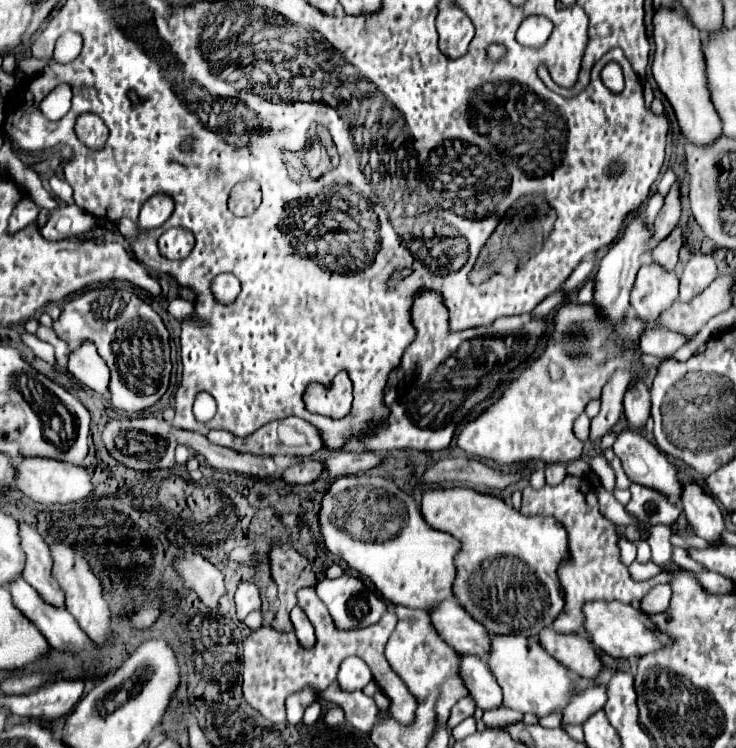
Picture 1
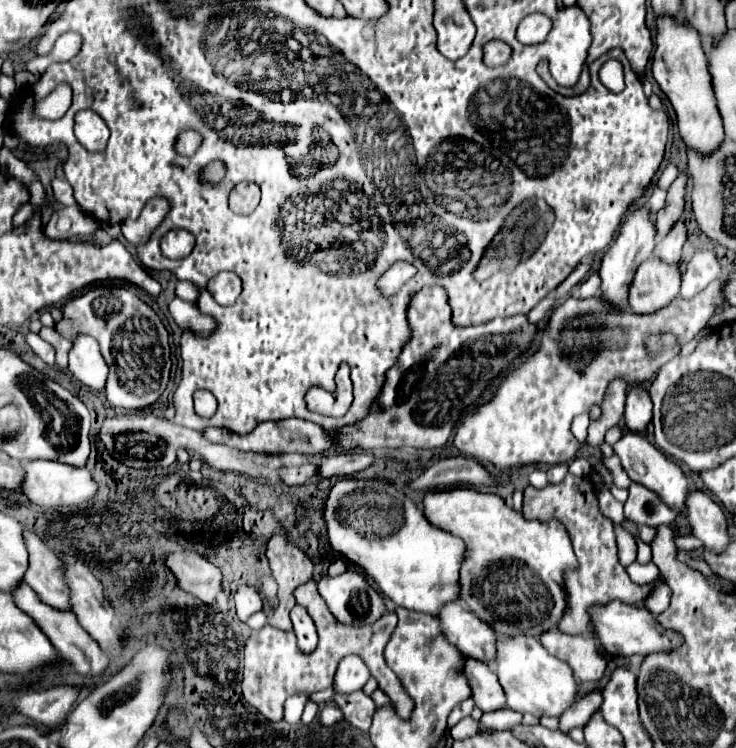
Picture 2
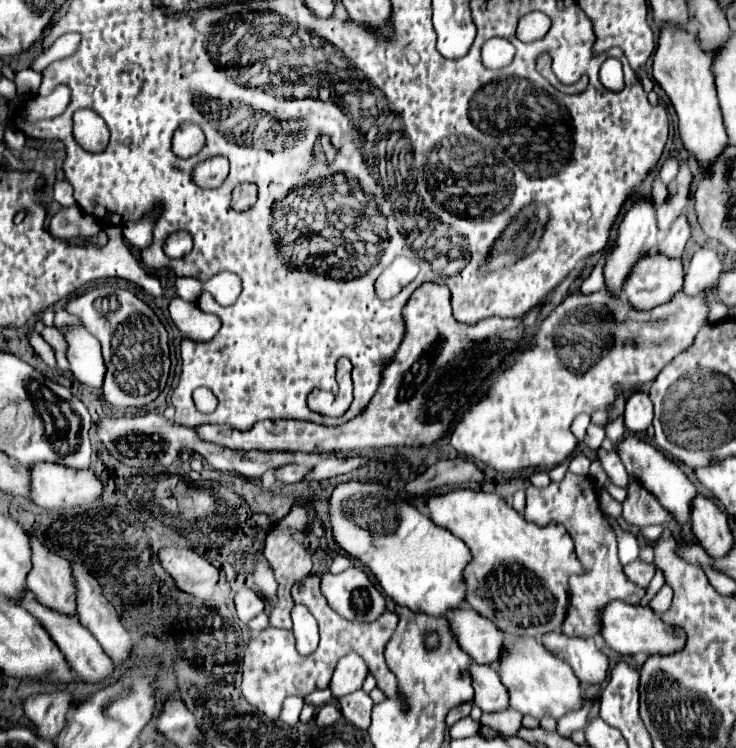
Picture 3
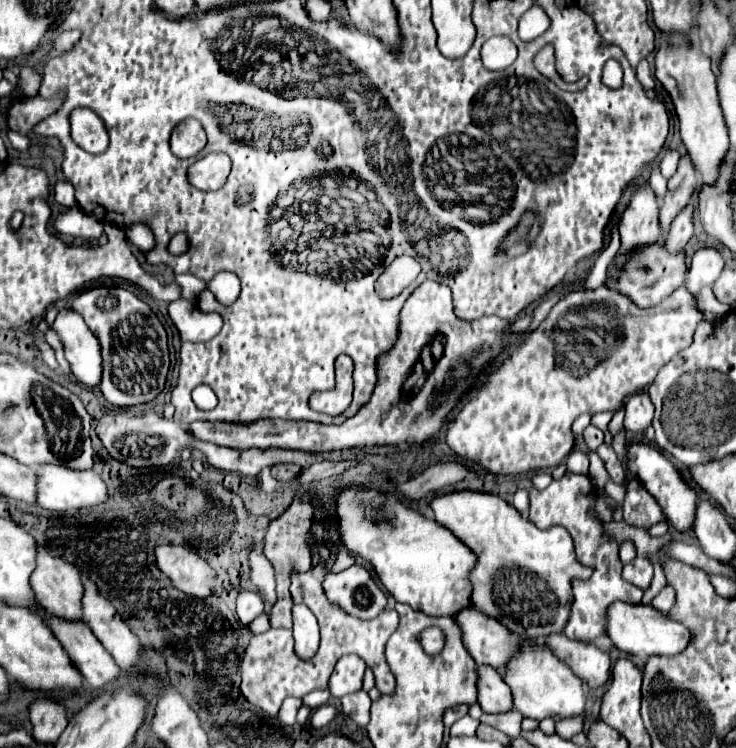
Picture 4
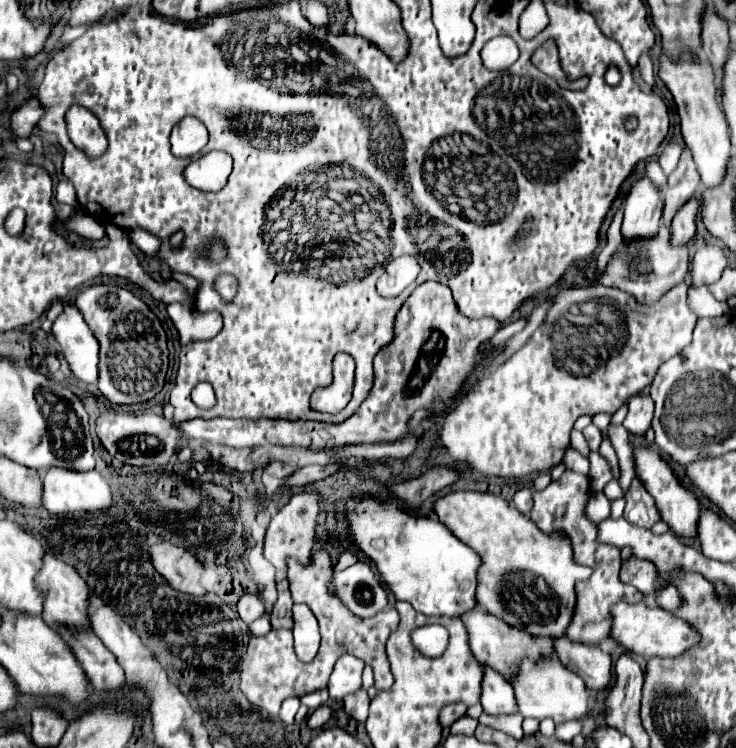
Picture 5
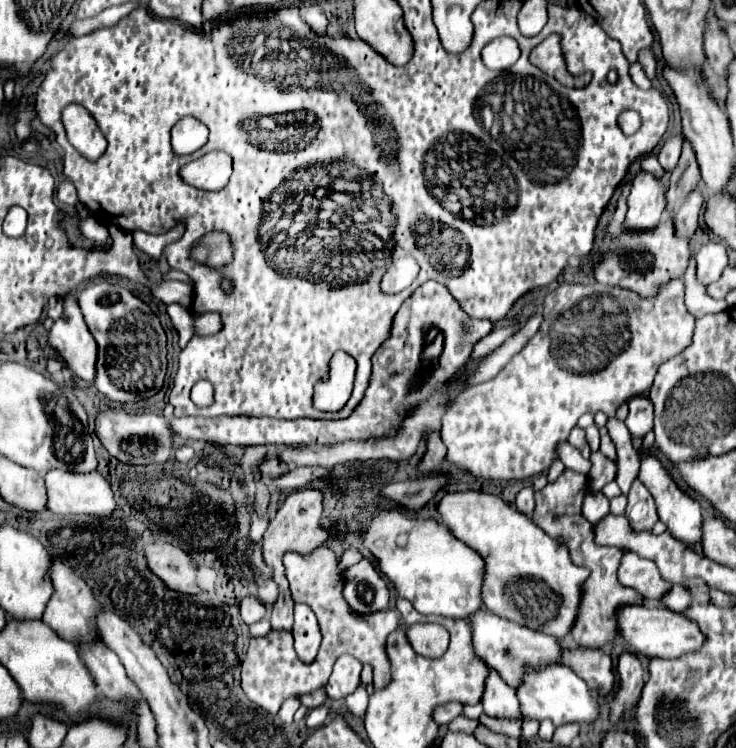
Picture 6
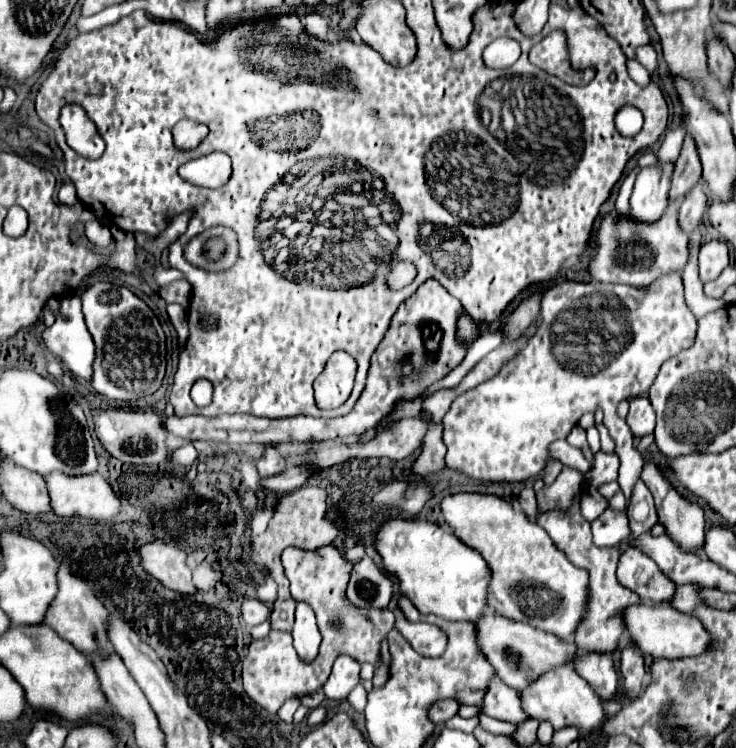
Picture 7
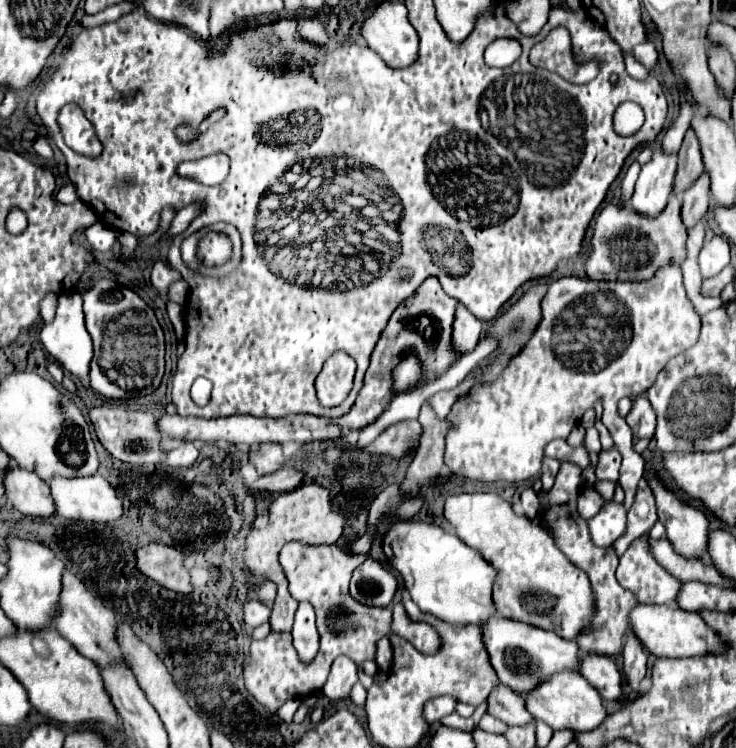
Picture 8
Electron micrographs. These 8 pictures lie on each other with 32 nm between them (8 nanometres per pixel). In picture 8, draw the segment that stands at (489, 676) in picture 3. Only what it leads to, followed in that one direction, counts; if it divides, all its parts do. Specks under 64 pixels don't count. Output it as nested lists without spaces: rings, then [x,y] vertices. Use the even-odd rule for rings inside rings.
[[[498,686],[490,694],[488,706],[490,706],[488,712],[500,718],[502,722],[506,722],[508,726],[526,726],[534,722],[534,716],[526,710],[524,696],[520,696],[518,692],[512,692],[506,686]]]

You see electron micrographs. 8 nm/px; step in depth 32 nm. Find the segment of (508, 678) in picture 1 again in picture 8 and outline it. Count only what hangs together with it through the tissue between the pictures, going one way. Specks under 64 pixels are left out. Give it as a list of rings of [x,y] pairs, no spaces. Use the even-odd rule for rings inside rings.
[[[566,670],[553,674],[550,680],[542,682],[536,690],[526,694],[526,708],[530,714],[534,714],[536,720],[546,722],[552,730],[574,730],[574,732],[586,732],[598,728],[604,718],[608,716],[604,702],[596,688],[592,688],[580,674]]]

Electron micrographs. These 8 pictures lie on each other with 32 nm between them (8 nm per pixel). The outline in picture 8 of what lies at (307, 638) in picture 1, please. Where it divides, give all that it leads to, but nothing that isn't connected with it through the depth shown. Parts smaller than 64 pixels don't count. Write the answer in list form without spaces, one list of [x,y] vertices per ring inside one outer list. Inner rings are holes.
[[[300,602],[292,626],[292,638],[294,638],[294,648],[298,652],[298,658],[302,662],[312,662],[314,656],[318,654],[318,642],[320,642],[312,604]]]

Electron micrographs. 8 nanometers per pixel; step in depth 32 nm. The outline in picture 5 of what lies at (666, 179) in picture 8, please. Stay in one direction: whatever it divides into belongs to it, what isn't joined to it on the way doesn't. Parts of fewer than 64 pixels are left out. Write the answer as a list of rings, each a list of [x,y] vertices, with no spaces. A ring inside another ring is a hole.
[[[648,176],[636,180],[626,198],[622,236],[626,240],[656,236],[662,218],[662,208],[664,200],[652,180]]]

